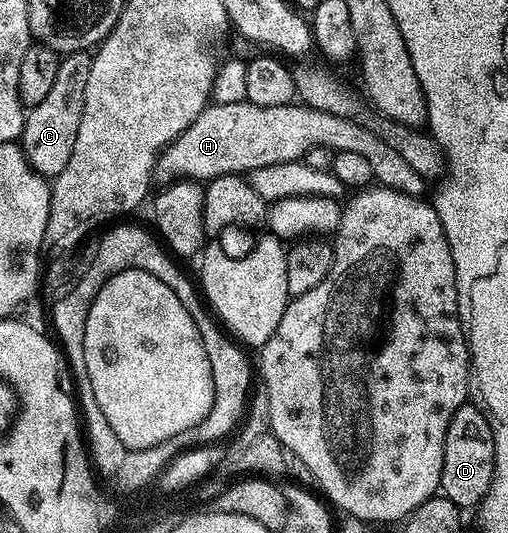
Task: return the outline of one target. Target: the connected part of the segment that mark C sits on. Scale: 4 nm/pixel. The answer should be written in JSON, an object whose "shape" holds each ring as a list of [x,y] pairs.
{"shape":[[[87,51],[69,52],[58,66],[58,78],[54,78],[54,87],[42,102],[31,105],[24,118],[24,129],[20,131],[19,145],[29,166],[39,176],[55,178],[66,170],[70,154],[74,154],[74,142],[78,139],[78,122],[82,122],[86,78],[90,78],[92,56]]]}

